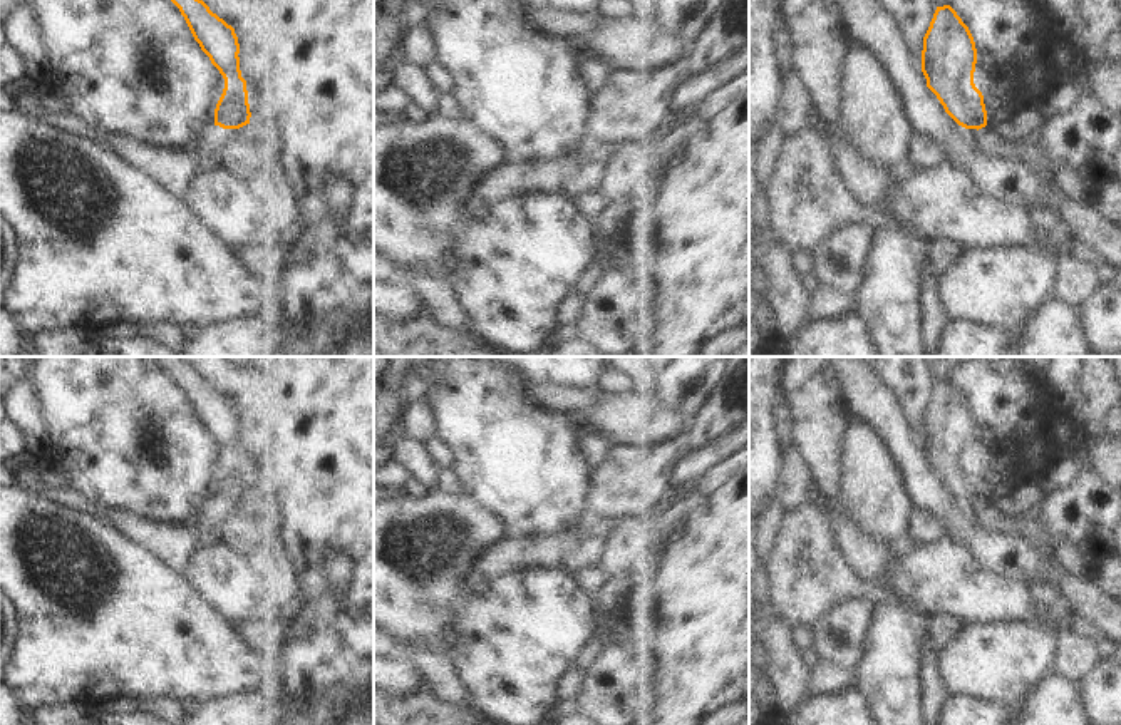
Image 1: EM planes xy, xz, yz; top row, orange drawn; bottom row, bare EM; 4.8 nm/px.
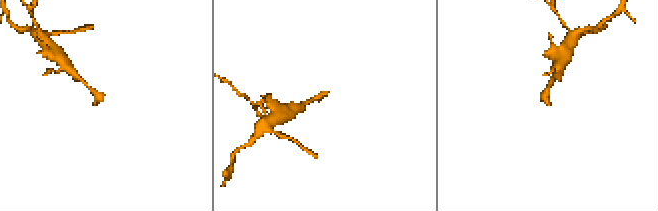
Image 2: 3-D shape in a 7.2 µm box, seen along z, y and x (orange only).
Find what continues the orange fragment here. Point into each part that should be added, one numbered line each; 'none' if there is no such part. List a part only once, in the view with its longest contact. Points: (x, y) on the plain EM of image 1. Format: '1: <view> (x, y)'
1: xy (210, 516)

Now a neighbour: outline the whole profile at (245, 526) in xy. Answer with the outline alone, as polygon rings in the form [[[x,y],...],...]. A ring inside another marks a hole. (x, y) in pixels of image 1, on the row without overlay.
[[[253,499],[225,504],[225,516],[218,526],[220,539],[245,558],[265,544],[285,544],[283,527],[276,507],[265,507]]]

